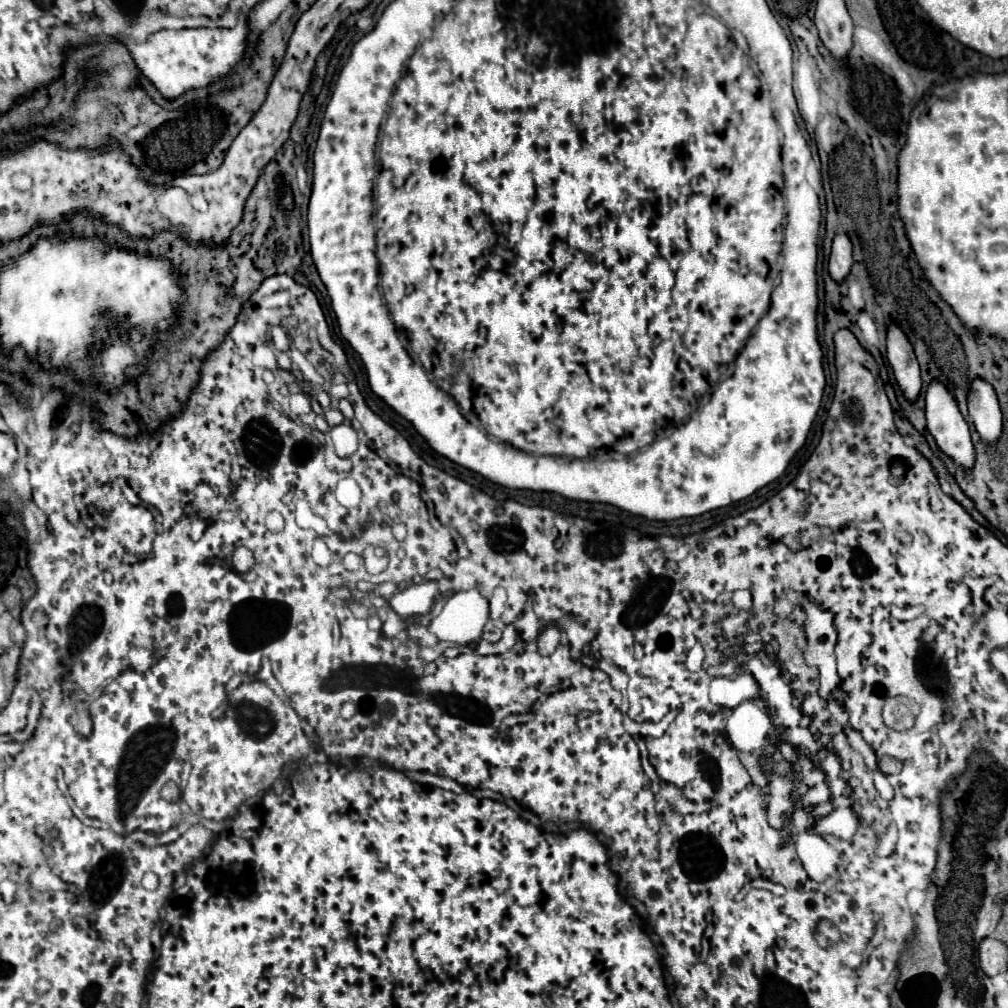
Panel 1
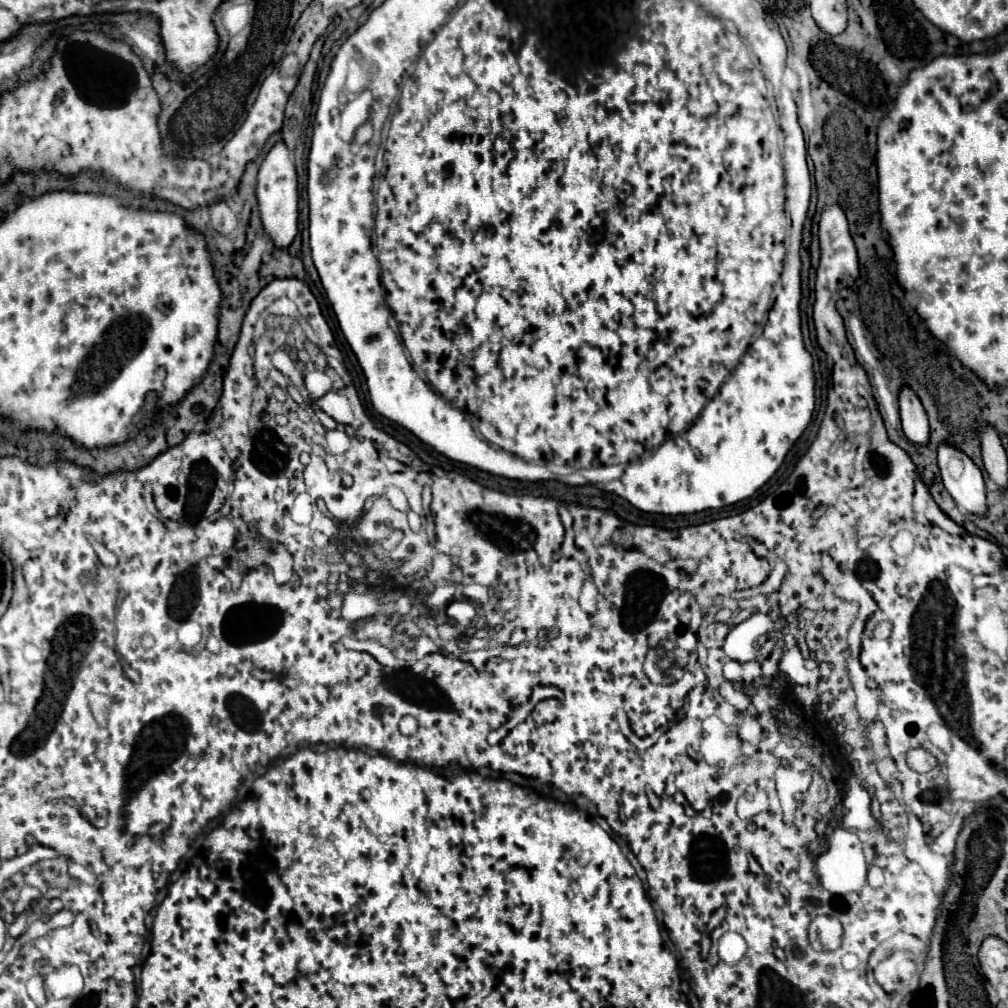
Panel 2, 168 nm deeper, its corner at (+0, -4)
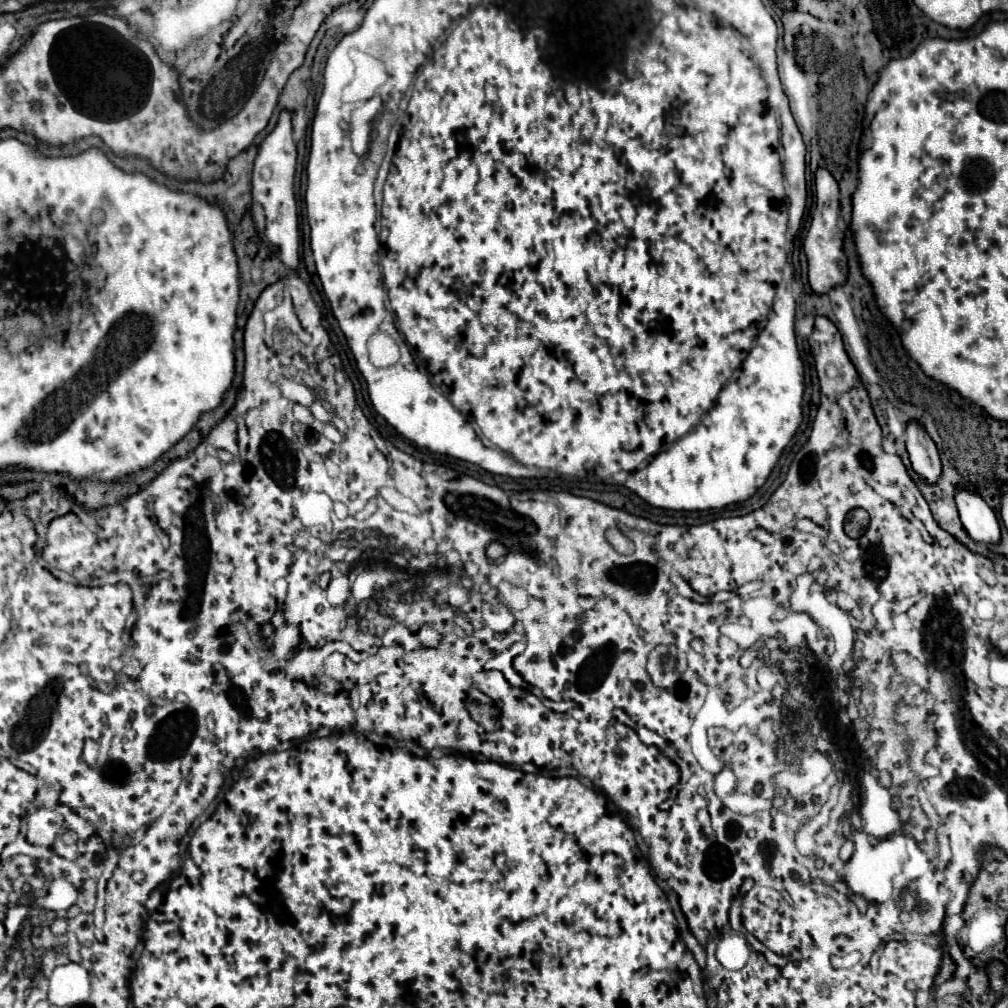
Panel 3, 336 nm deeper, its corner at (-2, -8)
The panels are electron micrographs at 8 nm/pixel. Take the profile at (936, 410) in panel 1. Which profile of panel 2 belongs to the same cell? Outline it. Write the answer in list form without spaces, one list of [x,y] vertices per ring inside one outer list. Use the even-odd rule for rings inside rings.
[[[939,444],[937,460],[943,484],[957,506],[965,510],[963,514],[985,514],[985,484],[977,464],[969,456],[963,456],[959,448],[951,448],[951,444]]]

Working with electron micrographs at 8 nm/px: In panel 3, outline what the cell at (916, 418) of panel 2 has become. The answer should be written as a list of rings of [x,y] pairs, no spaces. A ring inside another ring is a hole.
[[[915,422],[907,426],[907,452],[913,470],[927,484],[937,484],[941,478],[941,460],[937,446],[929,438],[929,434]]]

